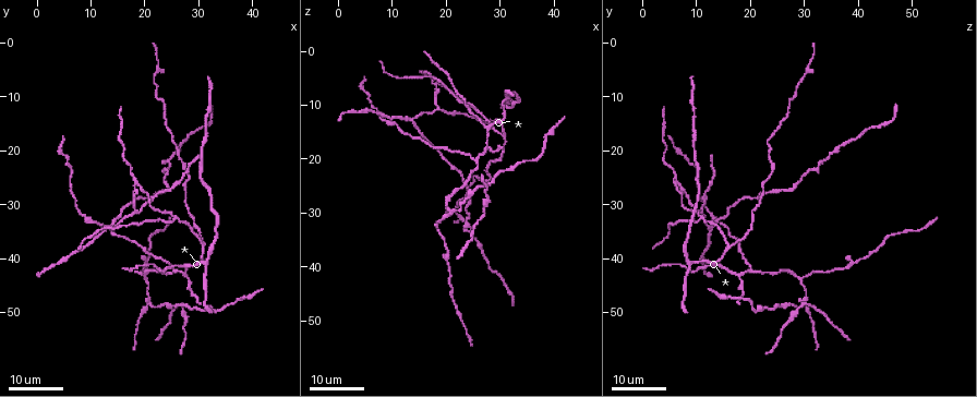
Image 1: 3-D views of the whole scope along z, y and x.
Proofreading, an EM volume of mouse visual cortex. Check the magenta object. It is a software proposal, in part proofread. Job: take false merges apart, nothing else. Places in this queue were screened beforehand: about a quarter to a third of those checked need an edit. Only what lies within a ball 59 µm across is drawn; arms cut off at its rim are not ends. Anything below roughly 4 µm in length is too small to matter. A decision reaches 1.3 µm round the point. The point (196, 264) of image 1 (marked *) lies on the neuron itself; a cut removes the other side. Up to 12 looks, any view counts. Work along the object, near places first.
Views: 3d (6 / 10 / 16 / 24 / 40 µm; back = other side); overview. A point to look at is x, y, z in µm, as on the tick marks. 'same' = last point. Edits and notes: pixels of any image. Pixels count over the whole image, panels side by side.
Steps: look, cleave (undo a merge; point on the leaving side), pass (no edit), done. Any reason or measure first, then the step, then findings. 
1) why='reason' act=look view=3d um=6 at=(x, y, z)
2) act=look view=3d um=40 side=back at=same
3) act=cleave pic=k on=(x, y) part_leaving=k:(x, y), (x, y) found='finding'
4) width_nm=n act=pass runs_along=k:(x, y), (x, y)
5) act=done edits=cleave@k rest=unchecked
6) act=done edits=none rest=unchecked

why='arms part here' act=look view=3d um=16 at=(31.0, 38.0, 16.5)

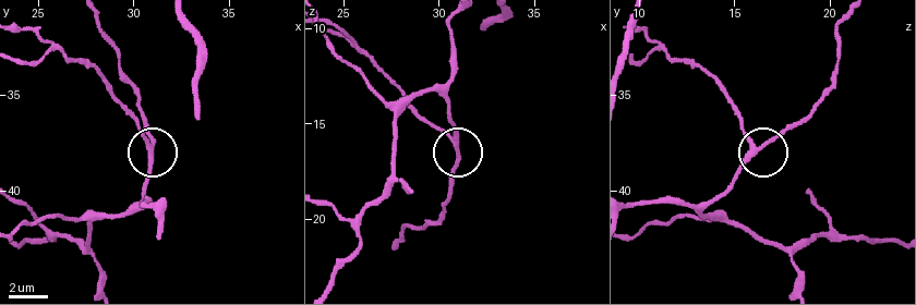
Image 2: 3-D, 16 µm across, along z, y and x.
act=look view=3d um=10 at=(30.9, 37.8, 16.2)

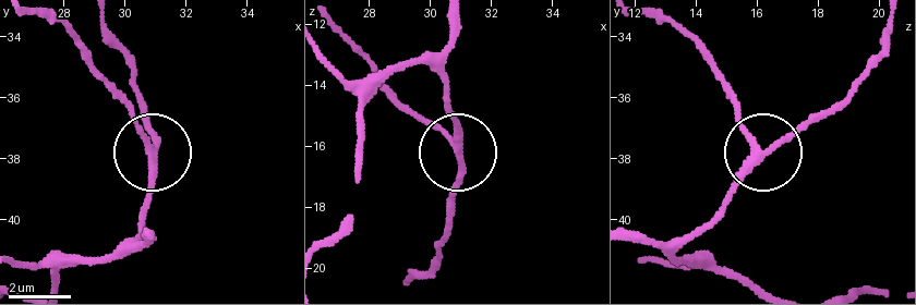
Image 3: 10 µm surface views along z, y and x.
act=look view=3d um=6 at=(30.9, 37.7, 16.2)

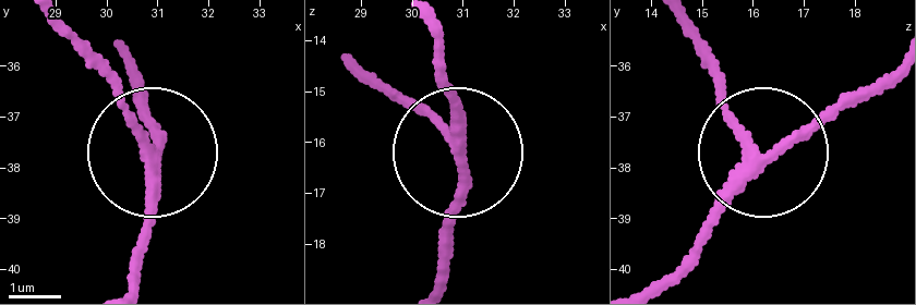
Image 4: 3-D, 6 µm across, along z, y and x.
width_nm=220 act=pass runs_along=4:(431, 38), (461, 168), (448, 268) found='continuous, no second neuron'

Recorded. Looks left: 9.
why='four-way junction' act=look view=3d um=24 at=(21.5, 48.5, 29.5)

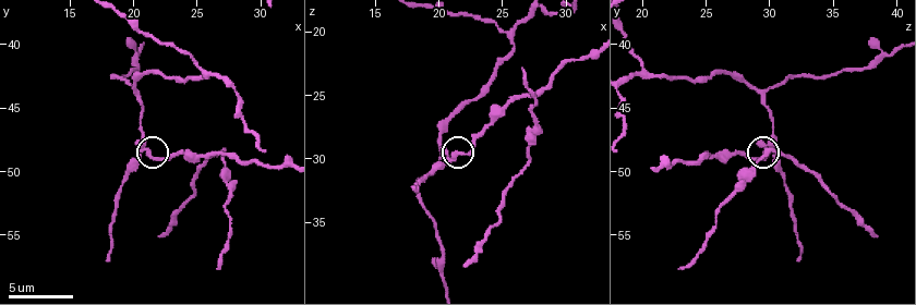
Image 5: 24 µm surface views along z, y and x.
why='closer look' act=look view=3d um=10 at=(20.8, 48.2, 30.0)

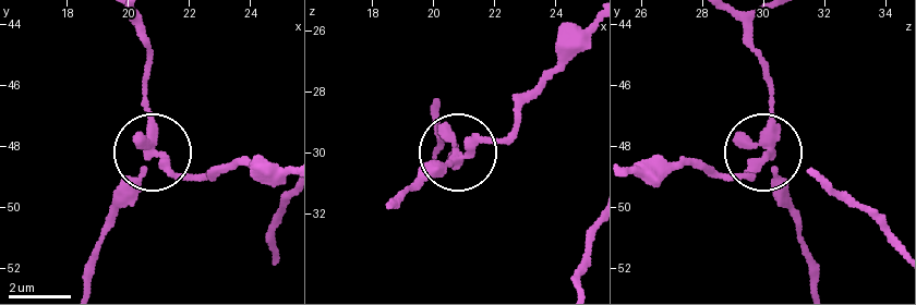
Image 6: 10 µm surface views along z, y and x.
side_arm_um=10 act=cleave pic=6 on=(191, 175) found='a second neuron is stuck on'

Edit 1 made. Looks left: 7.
why='see it whole again' act=look view=overview

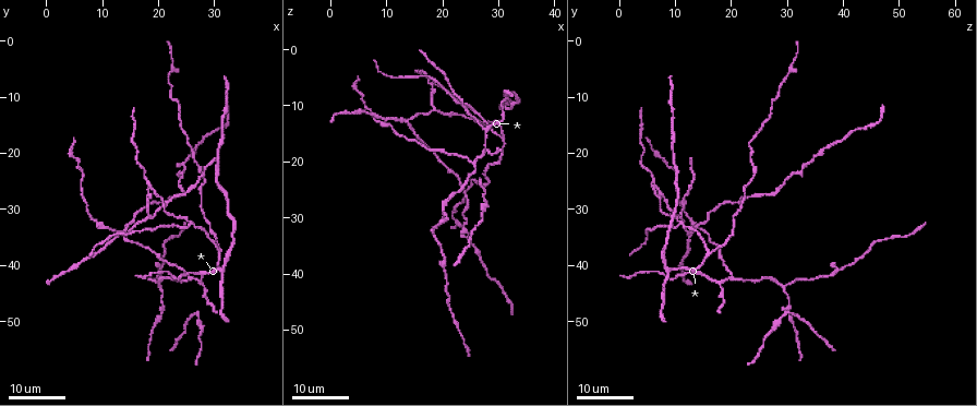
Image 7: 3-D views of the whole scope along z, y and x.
why='three arms meet' act=look view=3d um=24 at=(27.5, 43.0, 18.0)

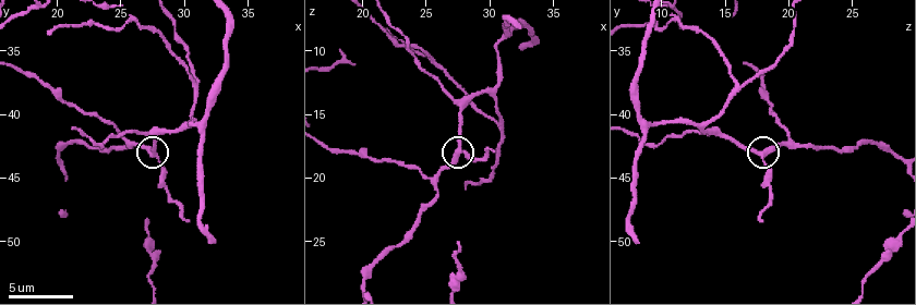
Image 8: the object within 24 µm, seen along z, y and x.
act=look view=3d um=10 at=(27.6, 43.2, 18.0)

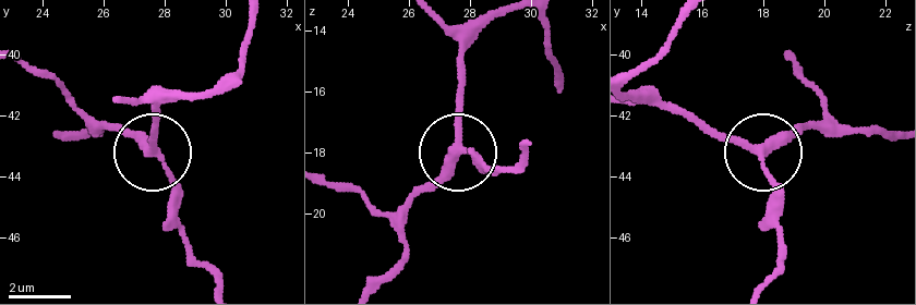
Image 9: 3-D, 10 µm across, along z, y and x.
side_arm_um=6 act=cleave pic=9 on=(171, 199) part_leaving=9:(161, 160), (172, 228), (214, 283) found='two neurons meet here'

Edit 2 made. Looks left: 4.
act=look view=overview

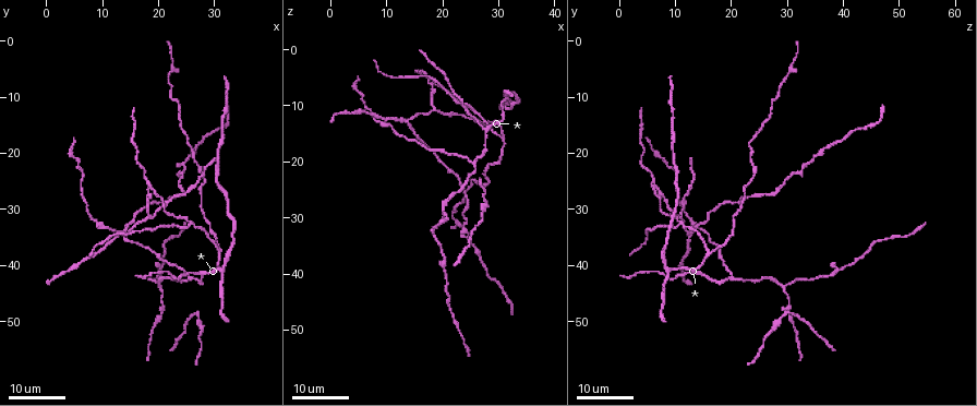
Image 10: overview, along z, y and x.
why='three-way junction' act=look view=3d um=16 at=(25.5, 32.5, 11.0)

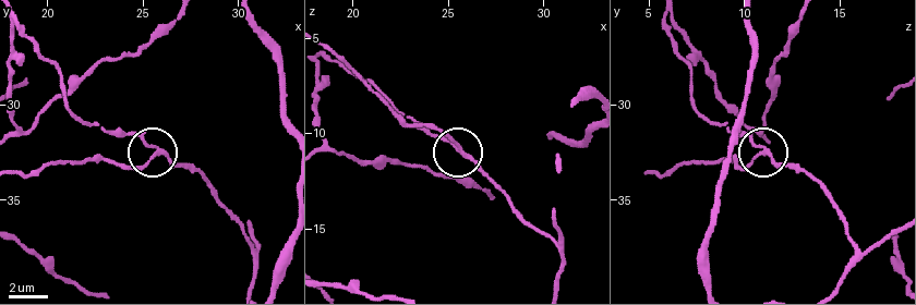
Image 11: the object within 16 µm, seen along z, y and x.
why='closer look' act=look view=3d um=6 at=(25.6, 32.4, 11.0)

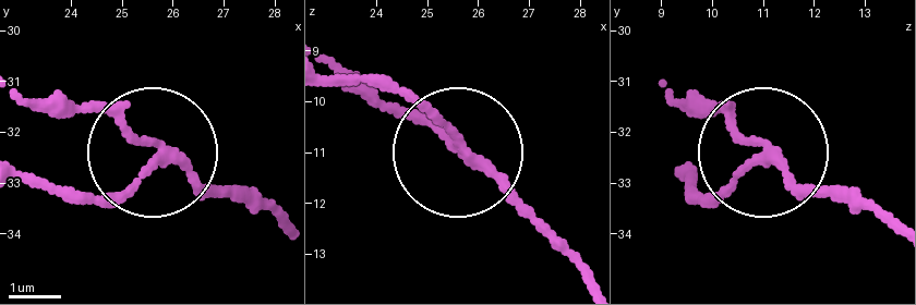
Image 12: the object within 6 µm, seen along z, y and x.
act=look view=3d um=6 side=back at=(25.65, 32.40, 11.00)

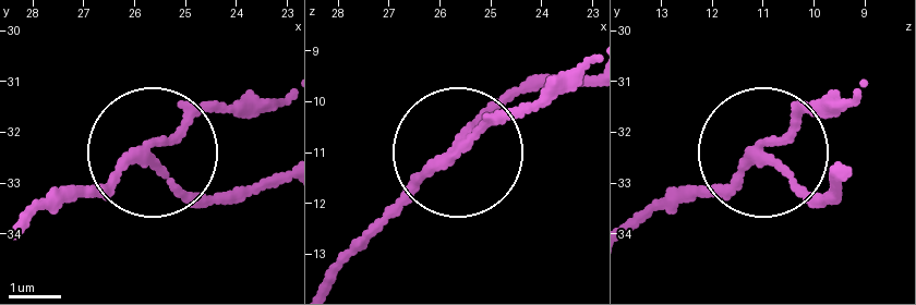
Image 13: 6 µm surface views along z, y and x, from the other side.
width_nm=160 act=pass runs_along=13:(639, 224), (756, 160), (830, 199) found='all the same neuron'

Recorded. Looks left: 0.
act=done edits=cleave@6,cleave@9 rest=unchecked

